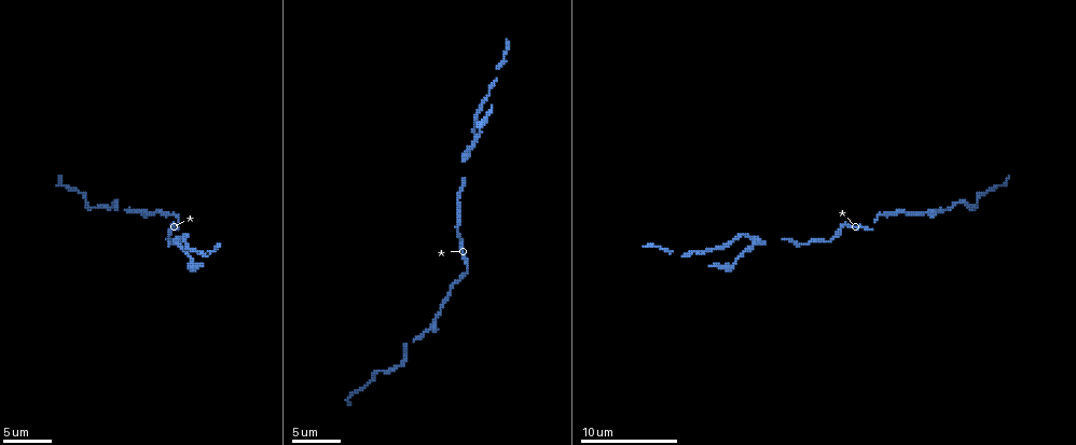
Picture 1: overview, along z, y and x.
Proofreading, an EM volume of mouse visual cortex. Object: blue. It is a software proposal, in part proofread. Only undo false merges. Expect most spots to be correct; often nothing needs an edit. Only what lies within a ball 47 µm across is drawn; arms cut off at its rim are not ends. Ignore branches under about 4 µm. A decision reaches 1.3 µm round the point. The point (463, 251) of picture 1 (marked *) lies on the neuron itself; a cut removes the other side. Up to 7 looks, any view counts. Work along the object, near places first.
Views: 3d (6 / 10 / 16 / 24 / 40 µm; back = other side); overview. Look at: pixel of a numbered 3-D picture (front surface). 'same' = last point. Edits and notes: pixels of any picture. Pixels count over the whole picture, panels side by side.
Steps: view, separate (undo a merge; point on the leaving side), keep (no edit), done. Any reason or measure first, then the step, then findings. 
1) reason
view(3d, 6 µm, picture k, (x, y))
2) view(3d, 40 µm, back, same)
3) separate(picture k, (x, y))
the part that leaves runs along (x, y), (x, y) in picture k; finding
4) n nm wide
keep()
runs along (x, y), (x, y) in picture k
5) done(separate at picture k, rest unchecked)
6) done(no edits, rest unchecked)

calibre changes
view(3d, 6 µm, picture 1, (871, 228))

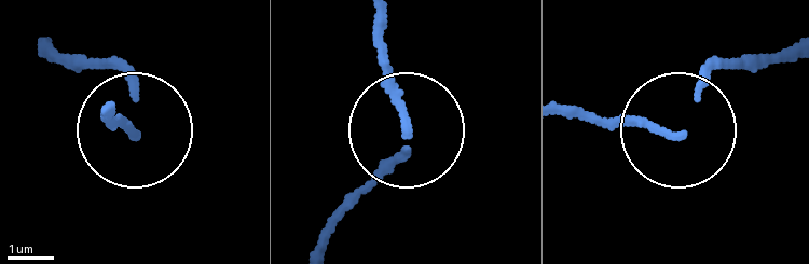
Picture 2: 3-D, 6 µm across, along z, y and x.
from behind
view(3d, 6 µm, back, picture 2, (132, 133))

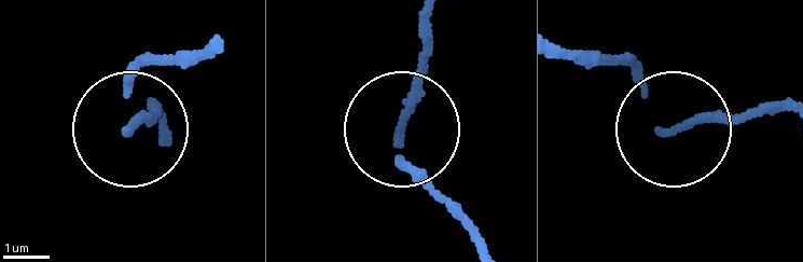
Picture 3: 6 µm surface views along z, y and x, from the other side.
130 nm wide
keep()
runs along (736, 118), (670, 126), (627, 64) in picture 3; one neuron here

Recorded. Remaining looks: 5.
calibre changes
view(3d, 10 µm, picture 1, (438, 314))

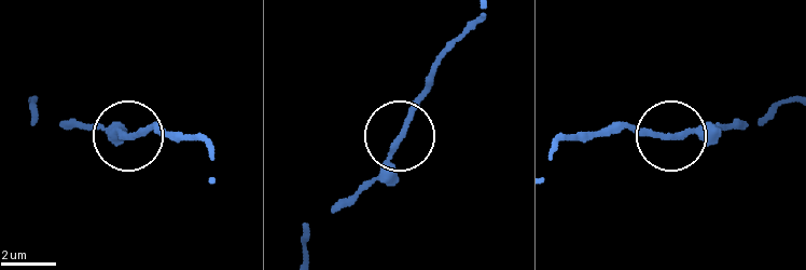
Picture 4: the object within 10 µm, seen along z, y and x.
keep()
runs along (476, 19), (439, 62), (386, 166), (346, 205) in picture 4; all the same neuron

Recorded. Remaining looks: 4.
narrows sharply
view(3d, 6 µm, picture 1, (382, 371))

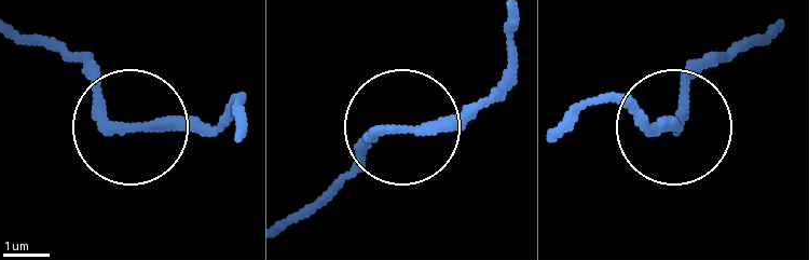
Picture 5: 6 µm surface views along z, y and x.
keep()
runs along (518, 10), (495, 92), (375, 138), (325, 192) in picture 5; continuous, no second neuron

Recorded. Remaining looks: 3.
three-way junction
view(3d, 10 µm, picture 1, (178, 238))

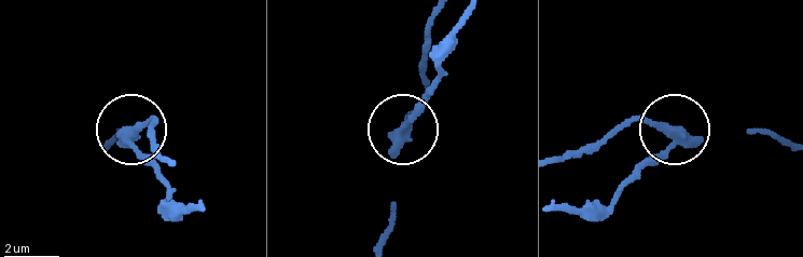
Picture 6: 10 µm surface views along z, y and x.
separate(picture 6, (426, 102))
the part that leaves runs along (670, 145), (603, 205), (562, 208) in picture 6; a second neuron is stuck on

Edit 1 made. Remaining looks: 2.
done(separate at picture 6, rest unchecked)

